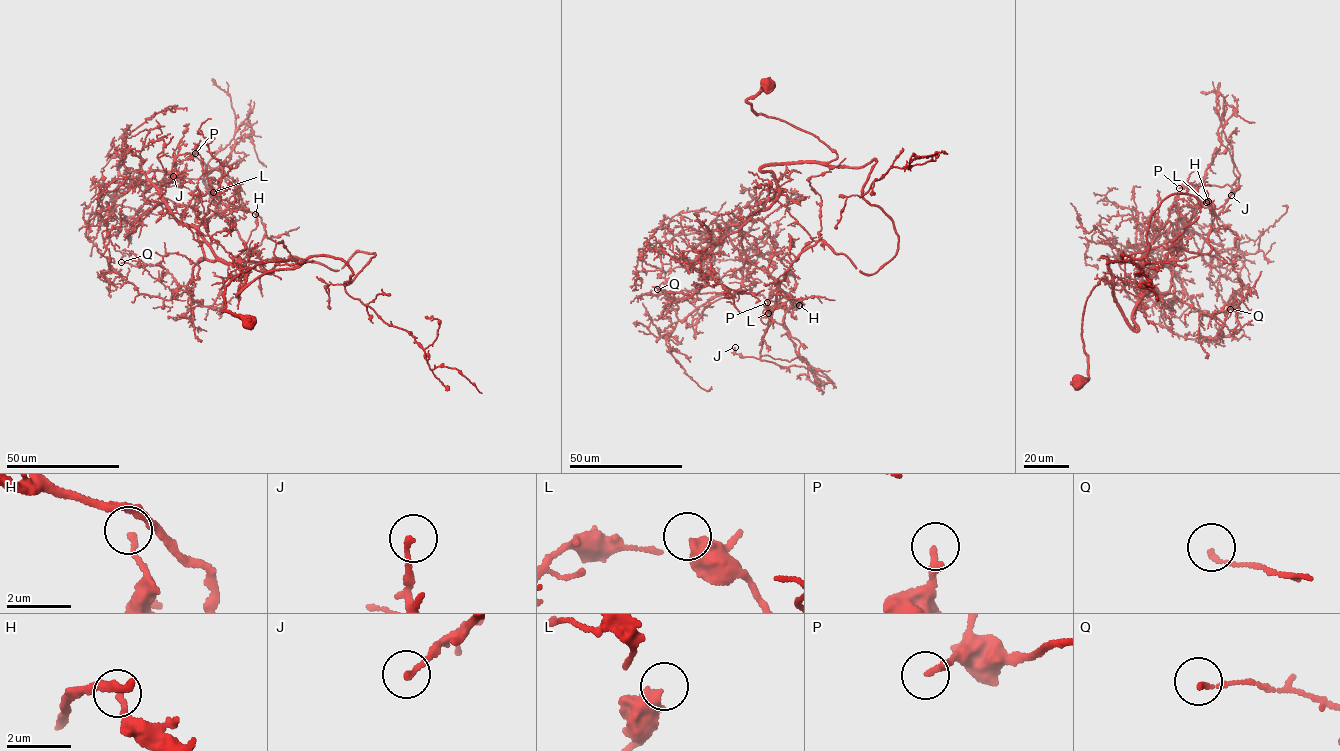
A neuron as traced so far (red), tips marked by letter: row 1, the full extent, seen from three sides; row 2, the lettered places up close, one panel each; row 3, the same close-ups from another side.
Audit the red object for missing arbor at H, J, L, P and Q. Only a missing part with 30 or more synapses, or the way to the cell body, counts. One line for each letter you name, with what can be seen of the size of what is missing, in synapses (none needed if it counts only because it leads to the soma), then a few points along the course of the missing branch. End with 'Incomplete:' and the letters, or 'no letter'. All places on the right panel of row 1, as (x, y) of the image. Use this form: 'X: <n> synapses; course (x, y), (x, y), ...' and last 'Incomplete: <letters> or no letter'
Incomplete: no letter

